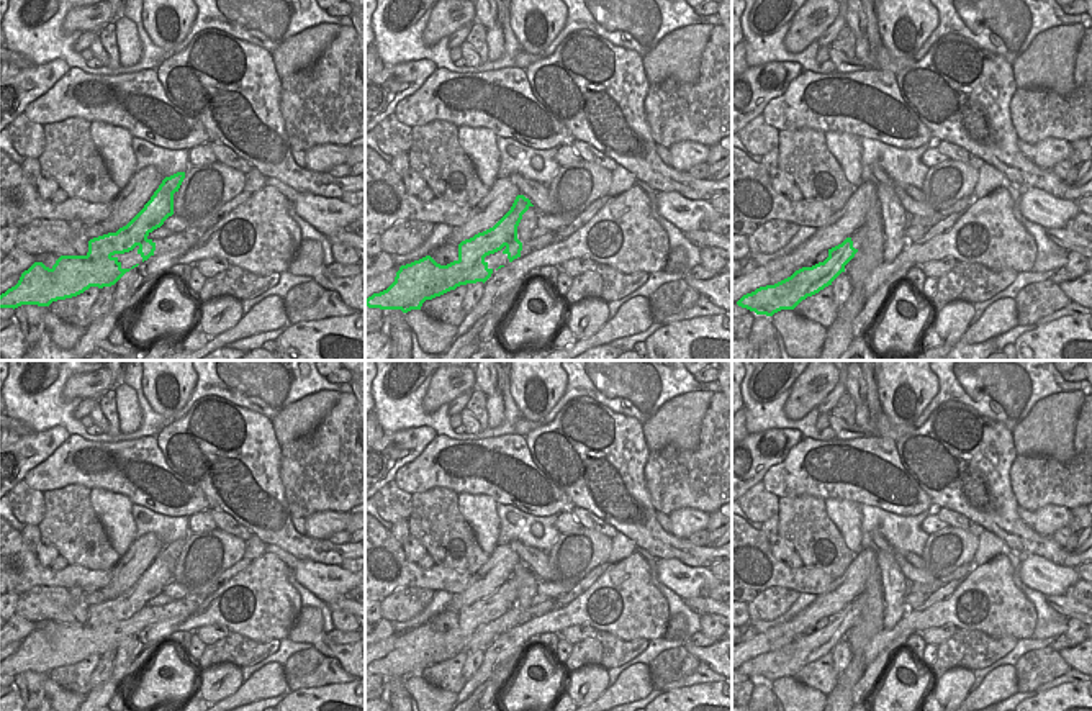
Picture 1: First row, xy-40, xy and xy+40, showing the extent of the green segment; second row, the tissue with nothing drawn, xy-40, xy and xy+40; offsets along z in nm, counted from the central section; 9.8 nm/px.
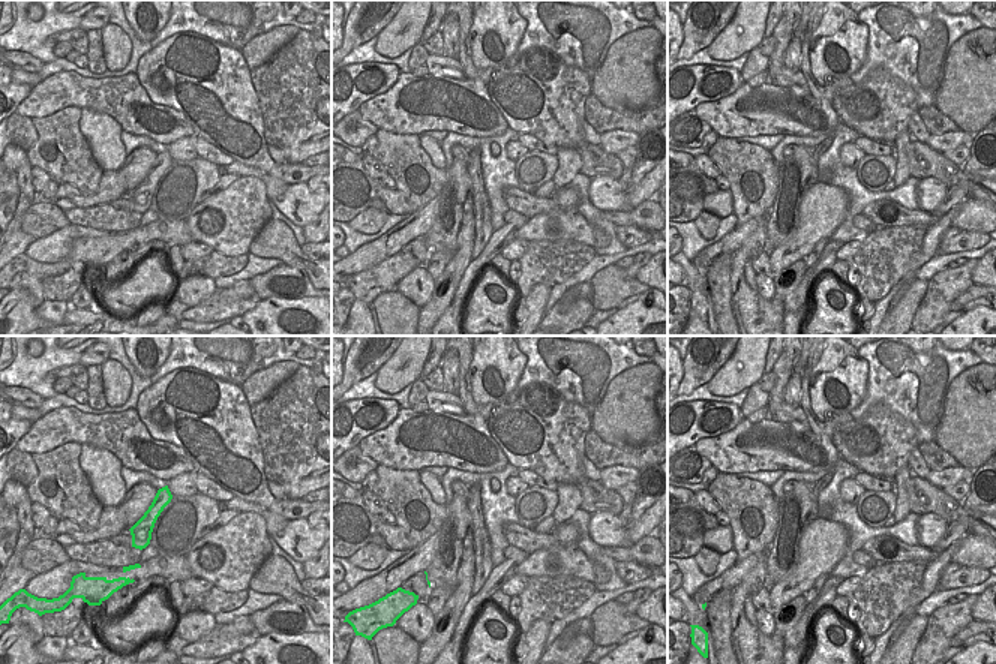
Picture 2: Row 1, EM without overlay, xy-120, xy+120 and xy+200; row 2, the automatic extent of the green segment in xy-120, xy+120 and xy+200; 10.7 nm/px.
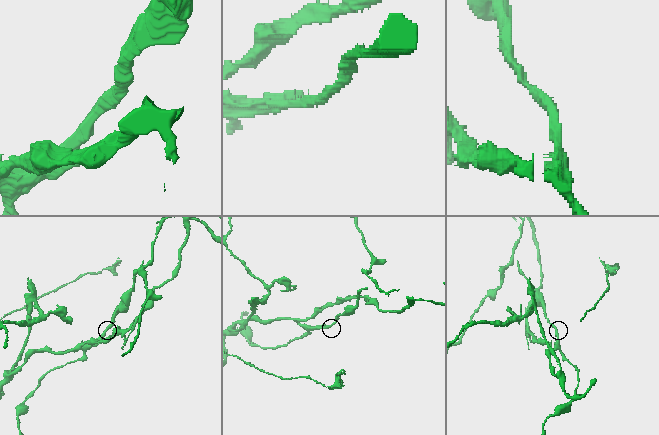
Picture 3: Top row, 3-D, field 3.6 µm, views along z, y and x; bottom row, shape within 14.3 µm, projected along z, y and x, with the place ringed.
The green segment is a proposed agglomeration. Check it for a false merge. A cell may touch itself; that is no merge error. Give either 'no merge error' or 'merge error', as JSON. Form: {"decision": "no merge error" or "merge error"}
{"decision": "merge error"}

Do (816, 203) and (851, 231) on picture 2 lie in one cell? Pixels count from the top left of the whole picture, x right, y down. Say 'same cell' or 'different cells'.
different cells

